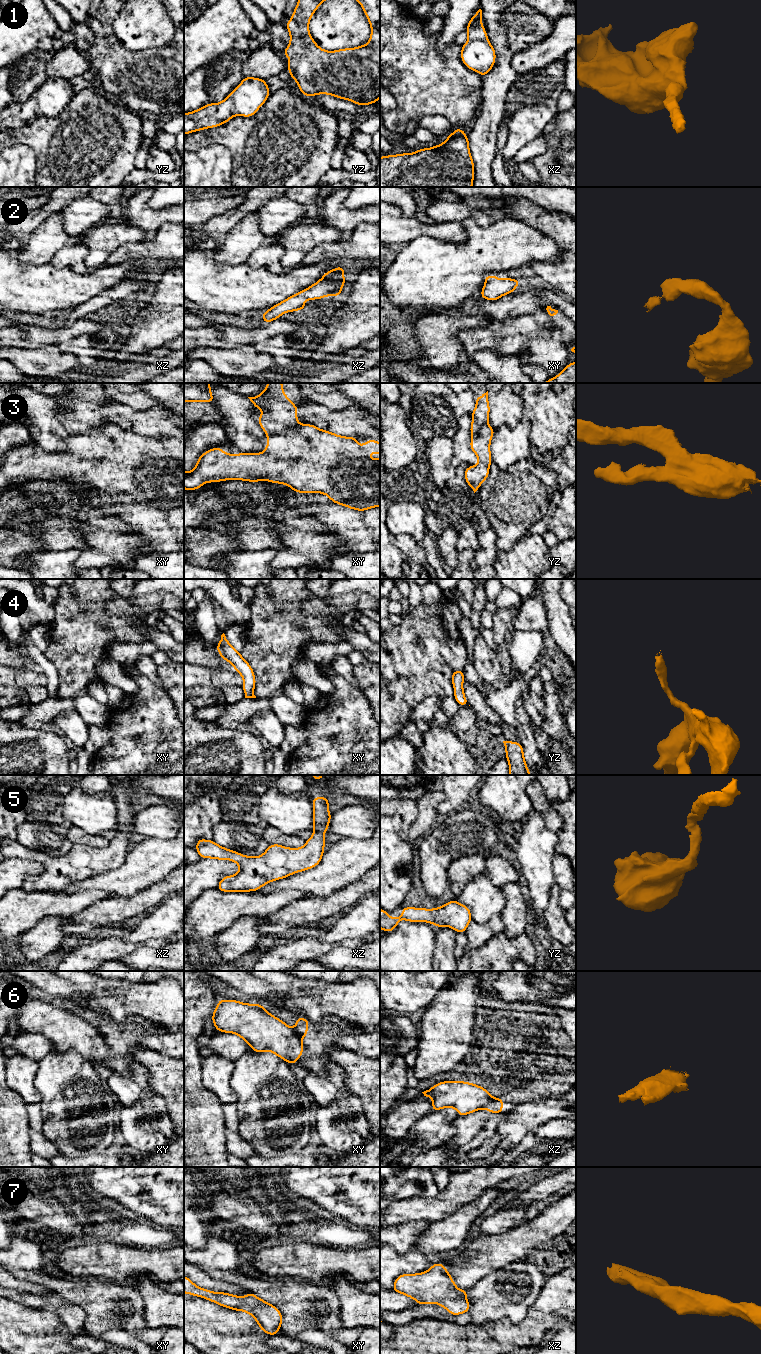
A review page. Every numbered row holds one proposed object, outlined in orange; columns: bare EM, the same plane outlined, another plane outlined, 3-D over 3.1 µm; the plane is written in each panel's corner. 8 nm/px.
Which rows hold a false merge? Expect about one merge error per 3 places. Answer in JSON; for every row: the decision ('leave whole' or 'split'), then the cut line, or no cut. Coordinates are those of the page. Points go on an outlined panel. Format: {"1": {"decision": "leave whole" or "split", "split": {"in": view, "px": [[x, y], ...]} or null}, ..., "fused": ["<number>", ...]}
{"1": {"decision": "leave whole", "split": null}, "2": {"decision": "leave whole", "split": null}, "3": {"decision": "split", "split": {"in": "xy", "px": [[299, 423], [286, 428], [282, 432], [269, 433], [267, 435]]}}, "4": {"decision": "leave whole", "split": null}, "5": {"decision": "leave whole", "split": null}, "6": {"decision": "split", "split": {"in": "xz", "px": [[493, 1097], [480, 1108]]}}, "7": {"decision": "leave whole", "split": null}, "fused": ["3", "6"]}

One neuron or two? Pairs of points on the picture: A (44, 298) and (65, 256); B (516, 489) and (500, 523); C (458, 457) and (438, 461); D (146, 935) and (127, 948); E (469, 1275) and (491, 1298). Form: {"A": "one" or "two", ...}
{"A": "two", "B": "one", "C": "two", "D": "two", "E": "two"}

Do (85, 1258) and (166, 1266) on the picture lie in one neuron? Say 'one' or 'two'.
one

